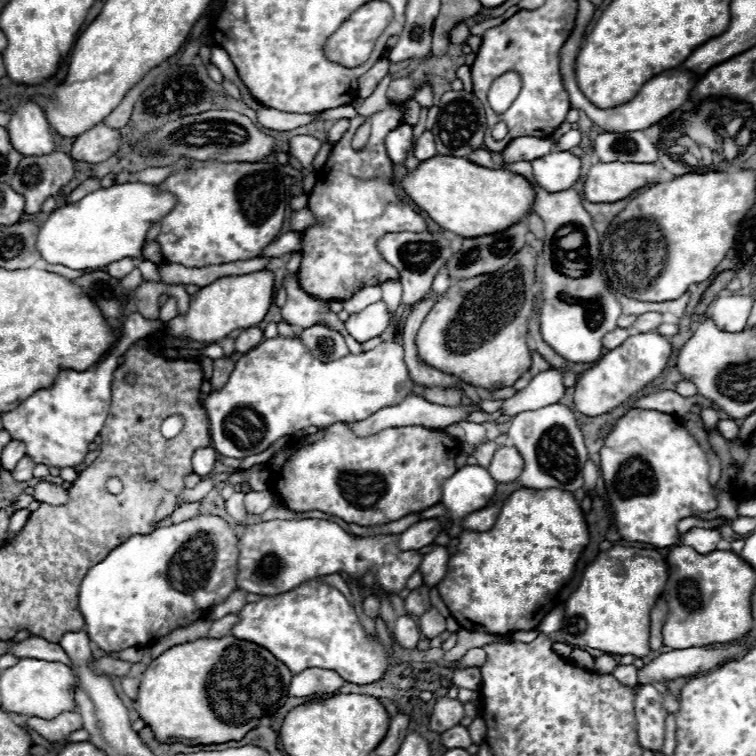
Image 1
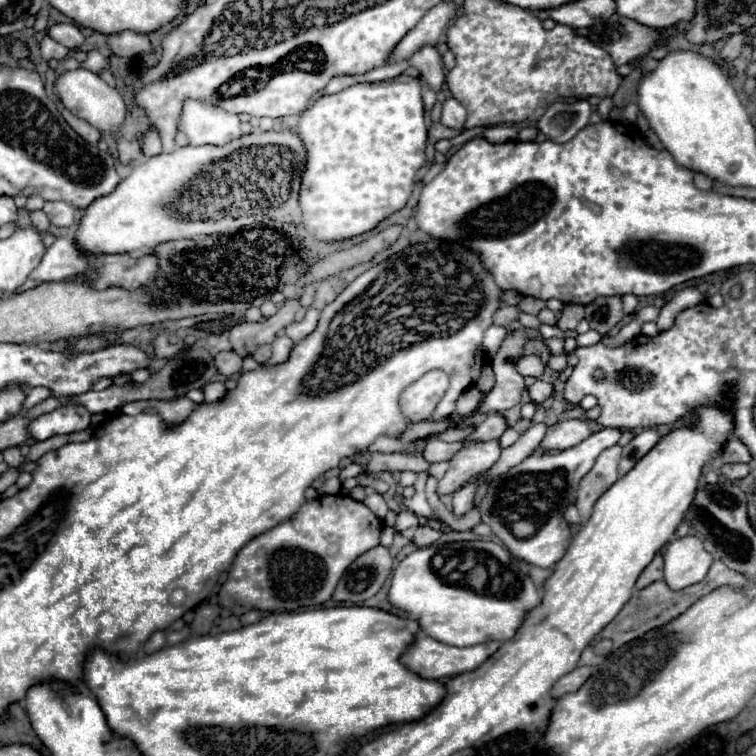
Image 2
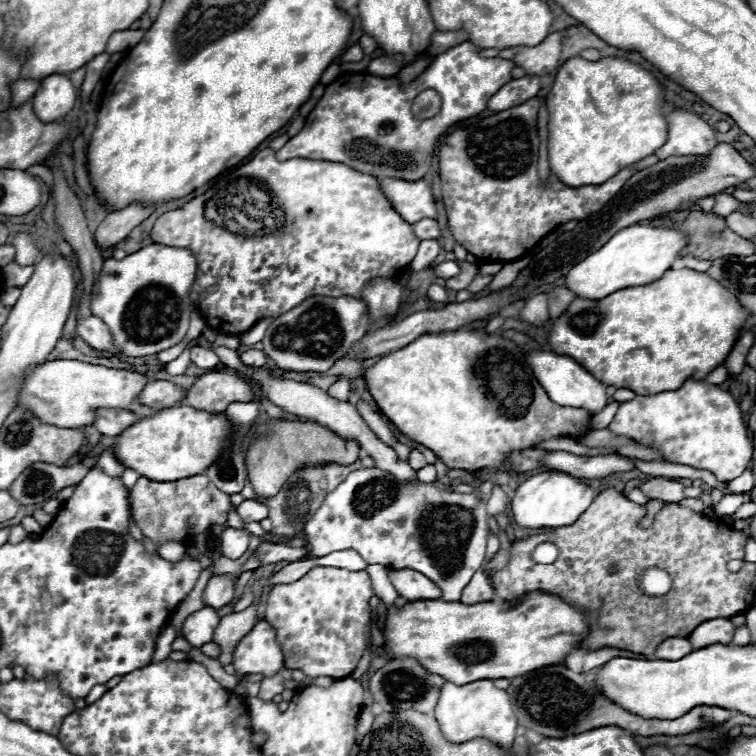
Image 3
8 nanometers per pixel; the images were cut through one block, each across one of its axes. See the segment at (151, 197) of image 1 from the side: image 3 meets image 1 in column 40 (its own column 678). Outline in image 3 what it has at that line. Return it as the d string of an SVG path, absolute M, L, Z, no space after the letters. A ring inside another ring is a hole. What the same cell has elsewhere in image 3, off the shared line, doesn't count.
M628 226L616 232L600 250L578 262L566 276L566 284L580 298L606 298L622 288L642 286L660 278L666 270L672 268L680 252L688 246L688 234L672 228L654 228L654 226Z

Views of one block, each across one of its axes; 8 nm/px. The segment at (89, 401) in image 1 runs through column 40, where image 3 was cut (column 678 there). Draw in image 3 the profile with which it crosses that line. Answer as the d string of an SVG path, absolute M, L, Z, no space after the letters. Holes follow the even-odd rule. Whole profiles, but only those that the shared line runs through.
M692 378L674 392L636 396L630 402L622 402L608 430L614 436L634 438L644 446L656 448L668 462L710 470L720 482L738 478L748 468L754 450L746 434L742 412L732 394L716 384Z

